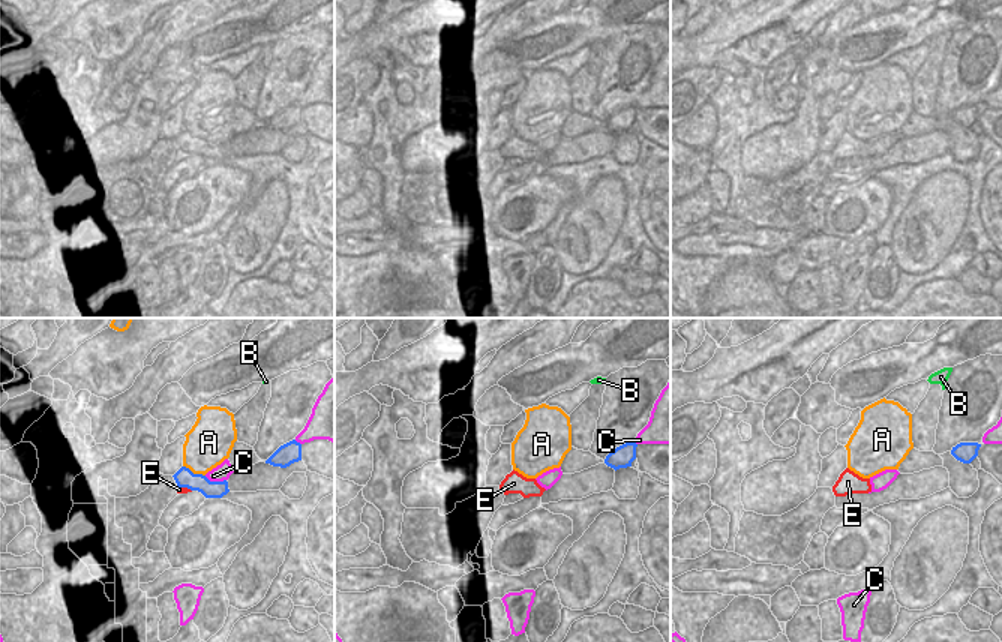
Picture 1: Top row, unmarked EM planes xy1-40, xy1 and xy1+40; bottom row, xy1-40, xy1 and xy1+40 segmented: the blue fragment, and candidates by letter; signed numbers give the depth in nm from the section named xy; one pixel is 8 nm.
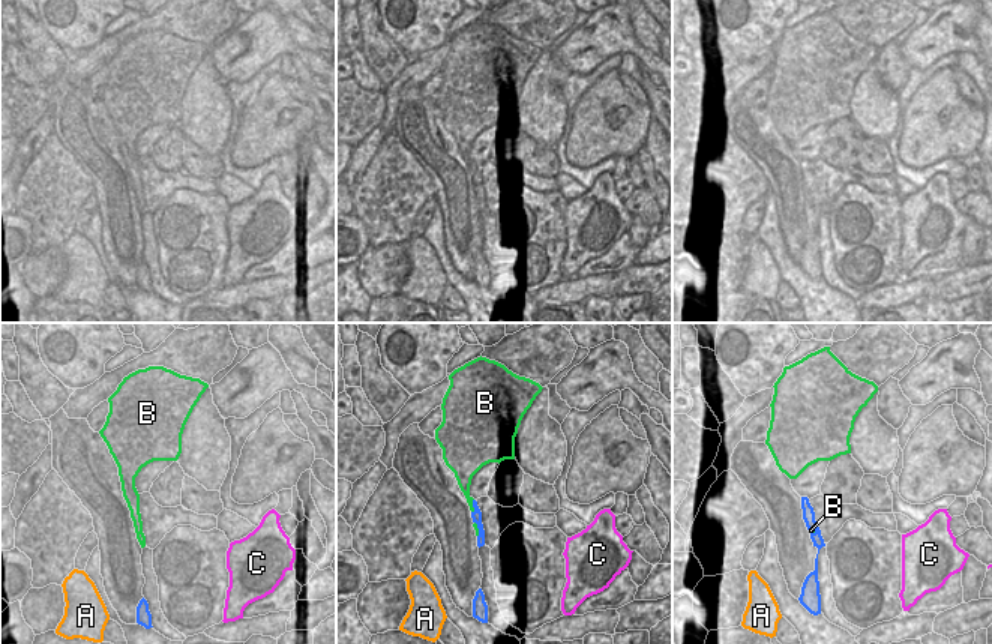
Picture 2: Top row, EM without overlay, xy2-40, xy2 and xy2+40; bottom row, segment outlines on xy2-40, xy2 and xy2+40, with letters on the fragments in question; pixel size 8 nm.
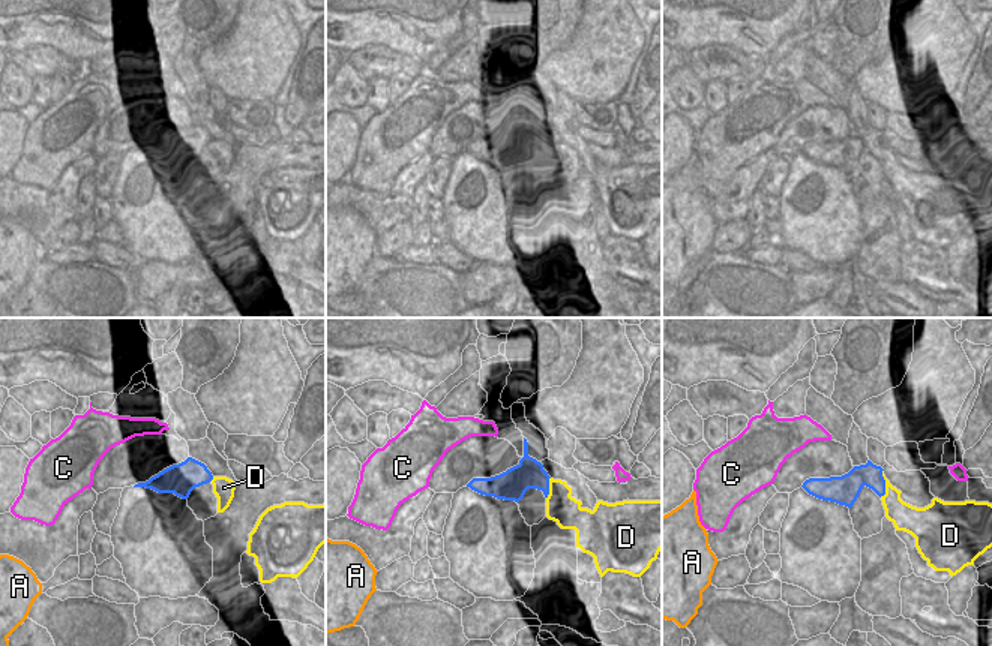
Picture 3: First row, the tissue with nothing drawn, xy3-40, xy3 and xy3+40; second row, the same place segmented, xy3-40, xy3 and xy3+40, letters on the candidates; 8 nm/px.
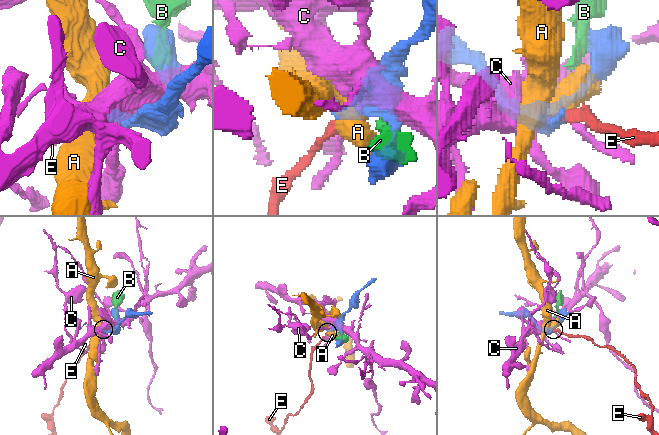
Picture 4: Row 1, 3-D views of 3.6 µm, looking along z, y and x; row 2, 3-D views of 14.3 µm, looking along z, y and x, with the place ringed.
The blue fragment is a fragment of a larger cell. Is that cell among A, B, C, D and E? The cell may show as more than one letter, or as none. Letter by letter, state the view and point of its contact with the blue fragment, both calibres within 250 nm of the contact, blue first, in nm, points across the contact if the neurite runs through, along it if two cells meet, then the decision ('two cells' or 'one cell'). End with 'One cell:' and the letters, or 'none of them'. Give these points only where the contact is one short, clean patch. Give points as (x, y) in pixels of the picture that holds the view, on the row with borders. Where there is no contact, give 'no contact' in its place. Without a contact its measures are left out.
A: contact xy1-40 (192, 473); calibres 150 and 360 nm; border xy1-40 (183, 465), (204, 476); two cells
B: contact xy2 (473, 506); calibres 90 and 120 nm; border xy2 (473, 499), (471, 512); two cells
C: contact xy1-40 (215, 482); calibres 150 and 130 nm; two cells
D: contact xy3+40 (884, 484); calibres 190 and 190 nm; border xy3+40 (883, 469), (884, 493), (880, 496); two cells
E: contact xy1-40 (185, 486); calibres 150 and 50 nm; way xy1-40 (185, 477), (185, 486), (179, 489); one cell
One cell: E

